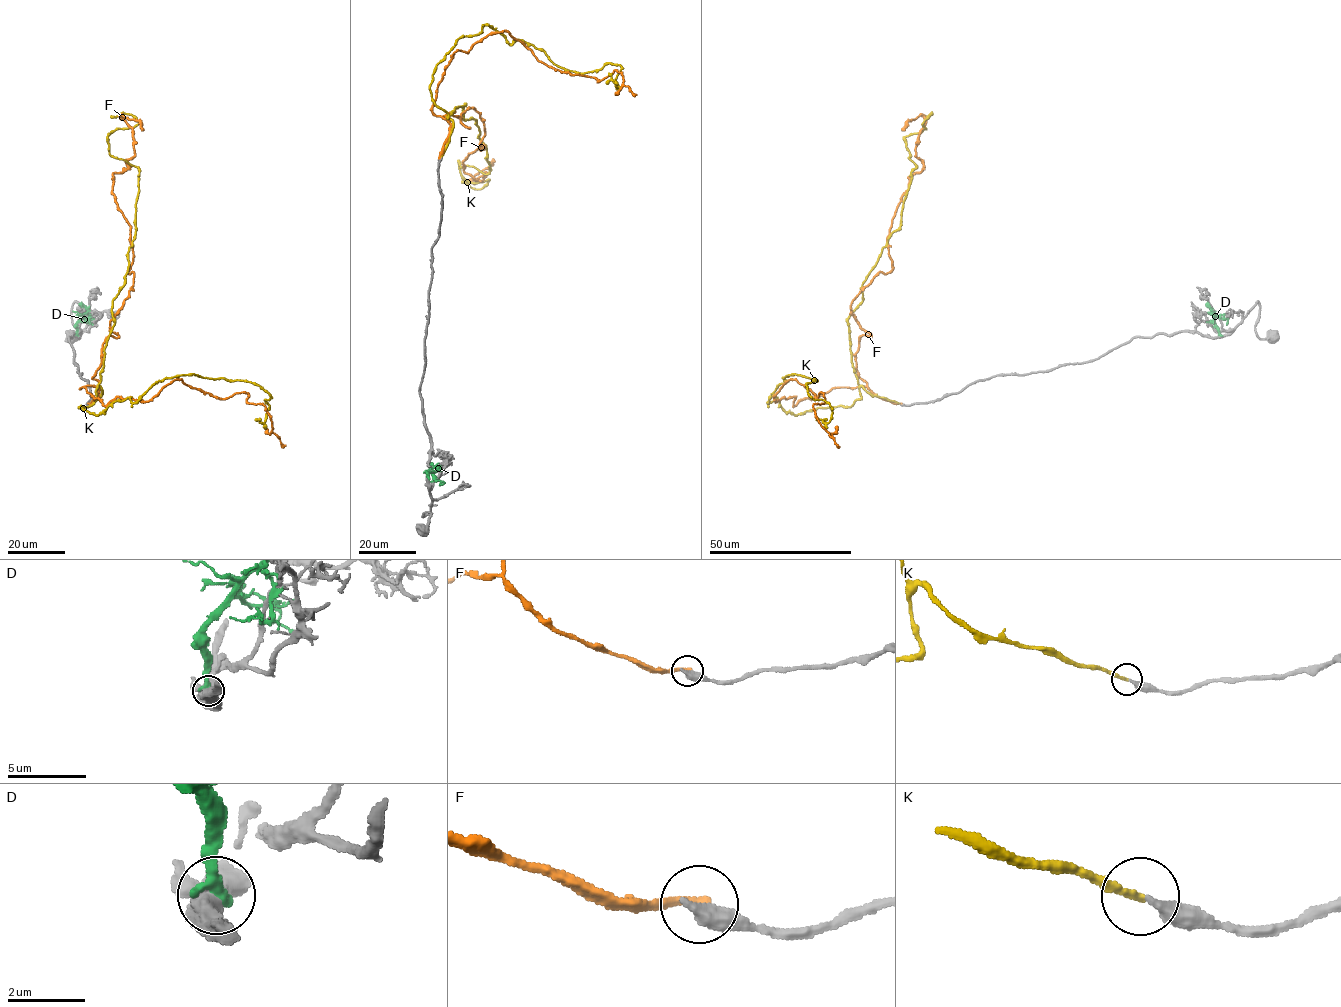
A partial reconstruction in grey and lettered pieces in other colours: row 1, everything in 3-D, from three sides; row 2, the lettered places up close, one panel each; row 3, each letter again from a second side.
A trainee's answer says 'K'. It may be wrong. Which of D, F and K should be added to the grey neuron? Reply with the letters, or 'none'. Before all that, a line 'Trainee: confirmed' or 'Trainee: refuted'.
Trainee: confirmed
K

